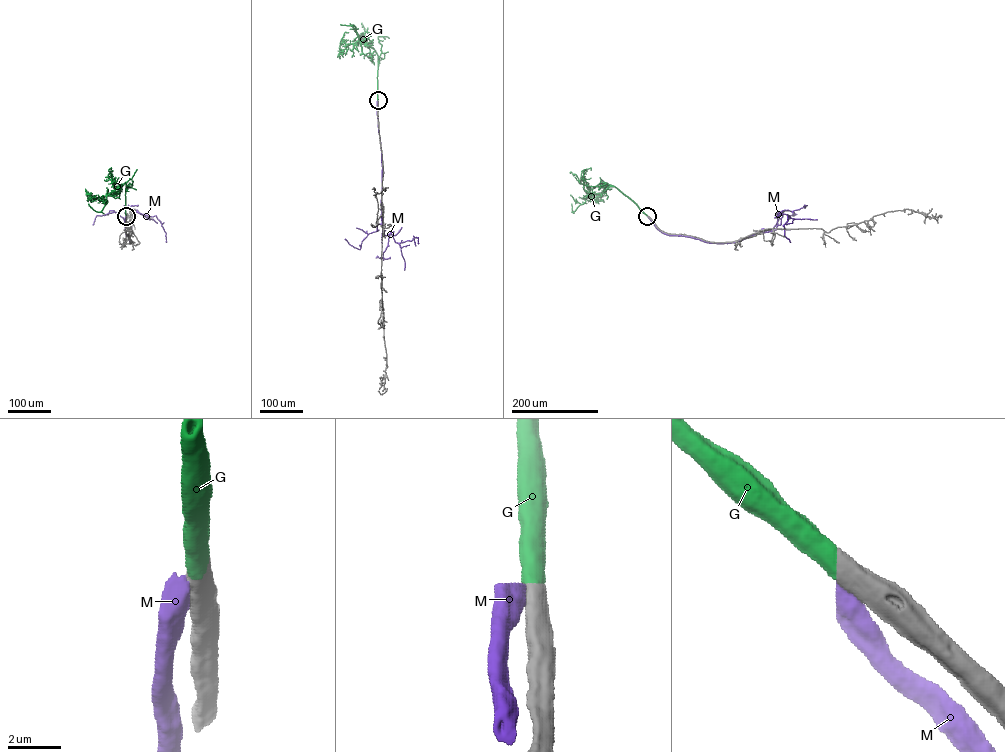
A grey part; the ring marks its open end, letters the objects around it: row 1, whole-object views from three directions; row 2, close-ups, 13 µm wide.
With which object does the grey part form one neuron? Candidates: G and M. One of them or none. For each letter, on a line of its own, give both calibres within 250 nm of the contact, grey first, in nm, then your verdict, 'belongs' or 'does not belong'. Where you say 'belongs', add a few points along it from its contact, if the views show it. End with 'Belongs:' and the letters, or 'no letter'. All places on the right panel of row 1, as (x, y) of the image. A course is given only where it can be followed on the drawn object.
G: 700 nm thick on the grey side, 650 nm on the other; belongs; it runs (647, 216), (616, 188), (605, 182), (591, 189), (585, 202), (573, 212), (571, 203)
M: 500 nm thick on the grey side, 650 nm on the other; does not belong
Belongs: G

